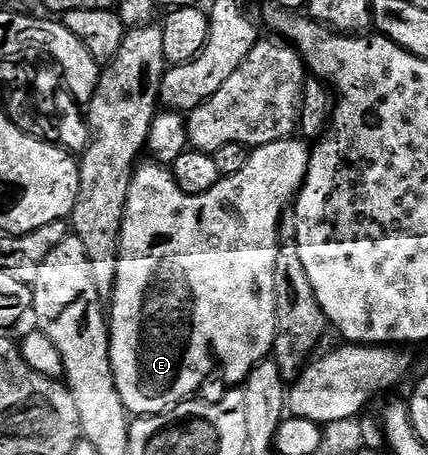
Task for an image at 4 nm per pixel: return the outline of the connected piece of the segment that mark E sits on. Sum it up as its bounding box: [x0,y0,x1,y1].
[109,138,311,417]

